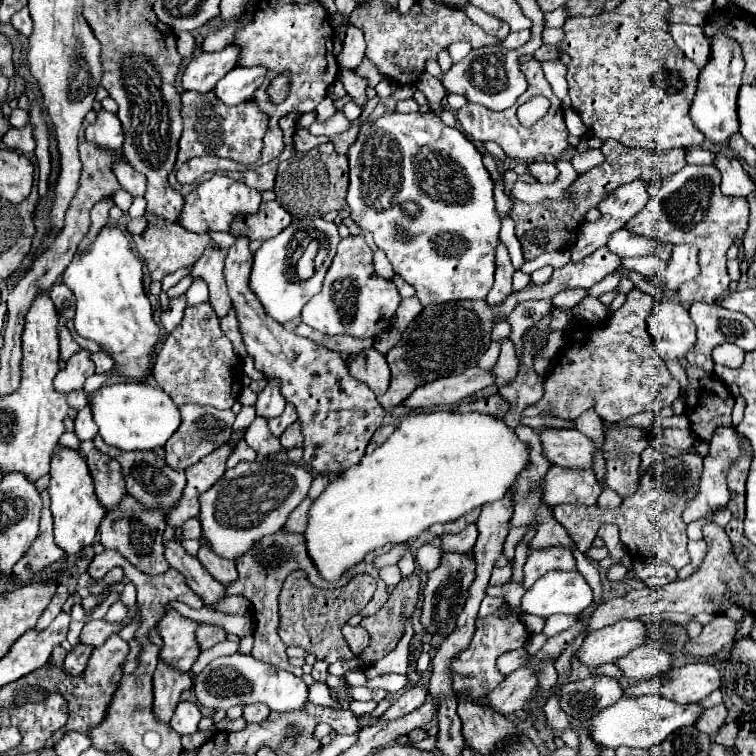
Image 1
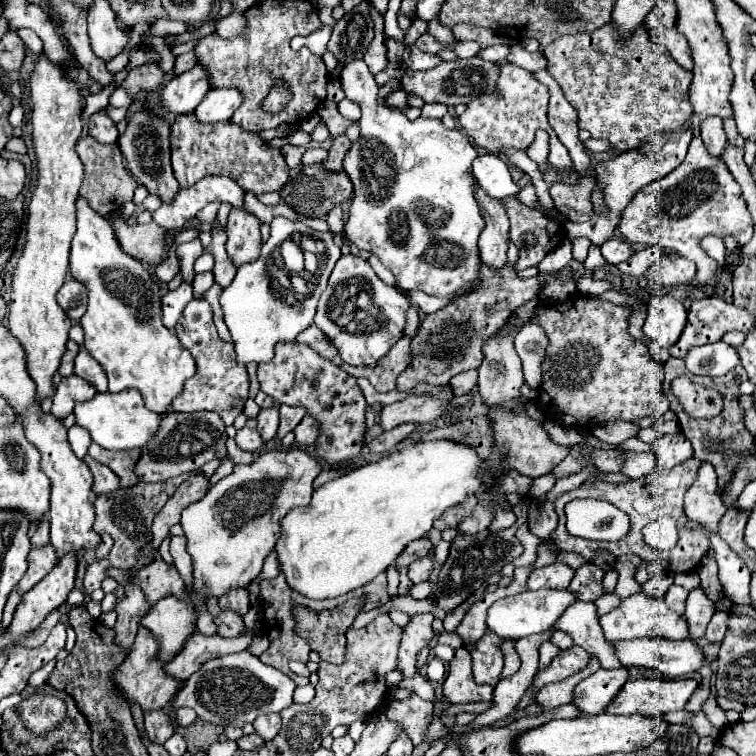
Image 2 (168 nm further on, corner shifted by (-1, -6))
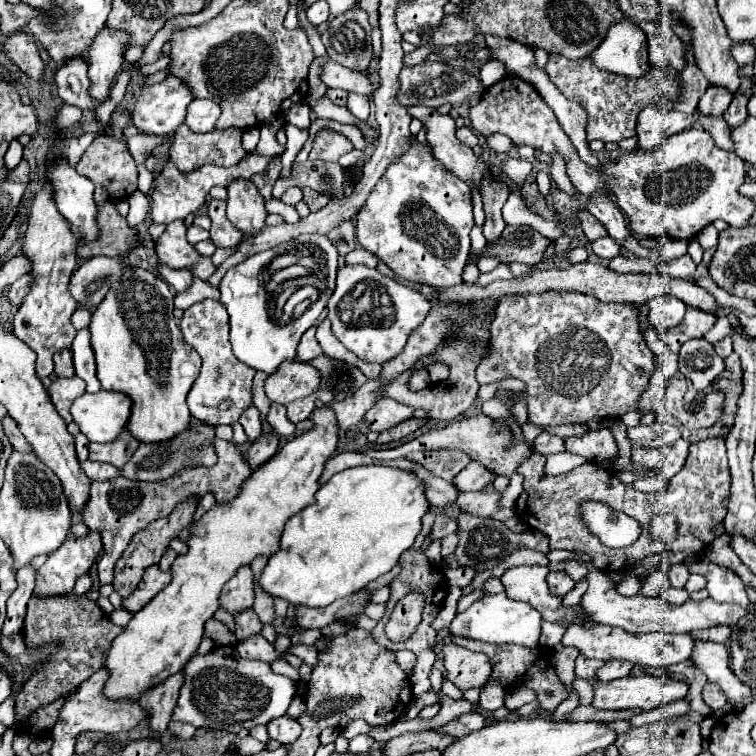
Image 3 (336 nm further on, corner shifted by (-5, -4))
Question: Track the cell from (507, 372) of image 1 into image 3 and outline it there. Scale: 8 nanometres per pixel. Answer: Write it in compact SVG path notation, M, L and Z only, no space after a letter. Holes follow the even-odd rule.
M541 292L541 294L527 294L527 296L519 296L519 294L507 294L507 296L501 296L499 300L499 306L497 306L497 318L491 322L491 338L489 338L489 354L481 360L481 364L477 366L477 380L479 384L489 384L489 382L499 382L503 378L519 378L527 384L527 388L523 392L517 394L517 400L525 398L529 402L529 420L535 422L535 424L541 424L541 426L559 426L559 424L587 424L591 422L593 418L615 418L615 416L623 416L625 412L631 412L631 410L623 410L623 408L639 408L639 400L641 400L641 394L647 390L649 386L649 378L655 370L655 354L647 348L645 340L643 340L643 334L639 330L639 306L637 304L613 304L613 302L601 302L597 300L595 296L589 296L589 294L581 294L581 292Z

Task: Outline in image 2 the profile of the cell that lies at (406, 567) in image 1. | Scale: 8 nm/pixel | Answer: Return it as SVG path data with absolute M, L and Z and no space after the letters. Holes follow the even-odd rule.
M429 556L419 558L413 564L409 564L409 578L413 584L425 582L425 580L429 580L431 570L433 570L433 558L429 558Z

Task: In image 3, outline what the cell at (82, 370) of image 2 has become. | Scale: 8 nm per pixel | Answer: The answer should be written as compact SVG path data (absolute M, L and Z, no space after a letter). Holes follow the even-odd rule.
M83 328L81 332L77 332L71 352L73 352L73 360L75 360L75 374L81 380L85 380L87 392L99 392L101 384L95 376L95 356L93 356L91 342L89 342L89 328Z

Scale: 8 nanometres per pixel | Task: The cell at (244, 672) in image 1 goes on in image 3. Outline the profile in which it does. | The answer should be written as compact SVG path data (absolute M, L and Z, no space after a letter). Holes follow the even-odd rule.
M219 646L215 652L205 656L193 656L185 666L185 684L181 686L177 706L173 710L171 720L189 722L197 728L215 728L237 734L239 730L249 730L253 724L267 724L273 718L279 718L287 712L297 688L295 682L271 672L271 666L261 660L245 660L237 656L233 646Z

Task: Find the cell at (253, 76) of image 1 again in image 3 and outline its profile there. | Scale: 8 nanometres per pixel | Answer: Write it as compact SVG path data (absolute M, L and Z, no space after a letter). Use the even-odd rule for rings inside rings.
M193 100L189 104L185 124L193 132L211 132L221 116L221 106L213 100Z

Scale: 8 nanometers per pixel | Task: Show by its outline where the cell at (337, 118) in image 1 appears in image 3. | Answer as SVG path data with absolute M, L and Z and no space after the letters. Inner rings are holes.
M251 152L245 160L245 164L237 164L237 168L223 168L223 166L215 166L215 164L207 164L205 168L199 168L197 172L191 174L183 174L177 172L177 168L173 168L173 162L167 162L161 170L161 174L155 178L155 188L151 194L151 220L157 224L171 224L175 220L185 220L189 214L193 214L201 204L205 204L205 198L209 194L209 190L213 186L223 186L227 188L233 180L249 180L249 176L253 176L255 172L265 170L265 166L269 164L273 156L261 156Z

